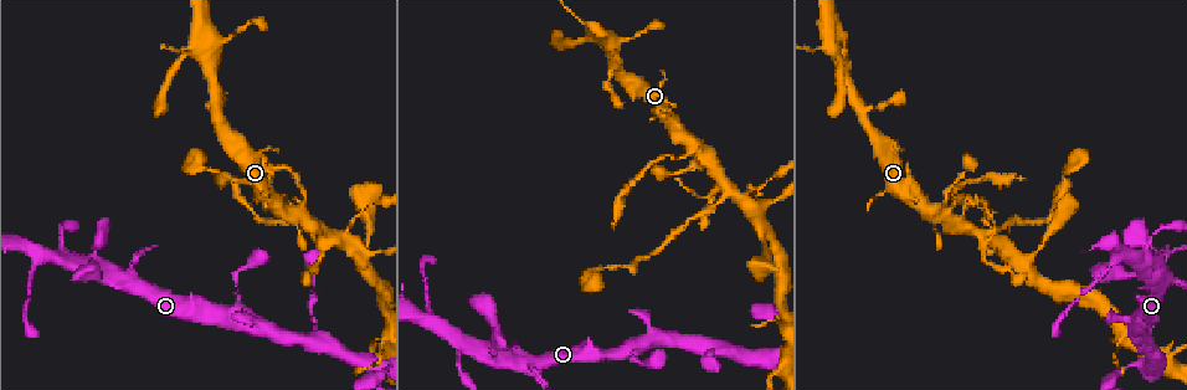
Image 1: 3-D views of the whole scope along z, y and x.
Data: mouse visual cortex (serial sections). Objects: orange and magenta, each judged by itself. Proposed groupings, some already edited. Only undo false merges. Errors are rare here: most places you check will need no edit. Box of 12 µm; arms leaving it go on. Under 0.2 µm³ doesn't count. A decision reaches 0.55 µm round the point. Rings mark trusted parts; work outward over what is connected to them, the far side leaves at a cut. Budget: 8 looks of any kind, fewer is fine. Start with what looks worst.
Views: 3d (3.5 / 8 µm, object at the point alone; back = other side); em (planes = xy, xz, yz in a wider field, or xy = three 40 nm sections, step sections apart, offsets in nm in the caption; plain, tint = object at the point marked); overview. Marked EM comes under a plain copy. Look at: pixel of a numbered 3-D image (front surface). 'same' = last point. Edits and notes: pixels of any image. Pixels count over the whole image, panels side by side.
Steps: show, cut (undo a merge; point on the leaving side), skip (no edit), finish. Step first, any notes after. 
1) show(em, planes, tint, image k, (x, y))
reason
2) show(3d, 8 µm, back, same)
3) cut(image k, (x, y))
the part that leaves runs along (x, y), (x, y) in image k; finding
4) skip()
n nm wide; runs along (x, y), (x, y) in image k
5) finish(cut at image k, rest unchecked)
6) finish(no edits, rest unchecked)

show(3d, 3.5 µm, image 1, (139, 284))
four-way junction

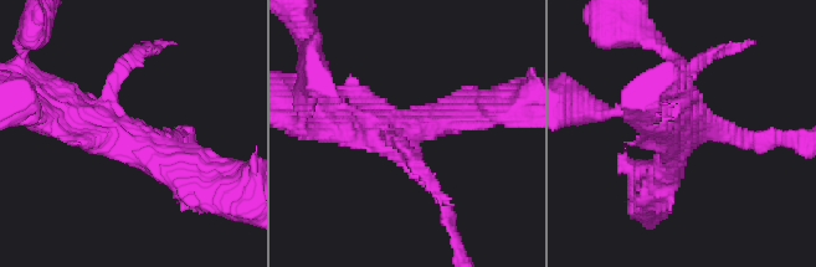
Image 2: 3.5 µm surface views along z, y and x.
show(em, xy, step 1, tint, image 2, (696, 132))
need the tissue

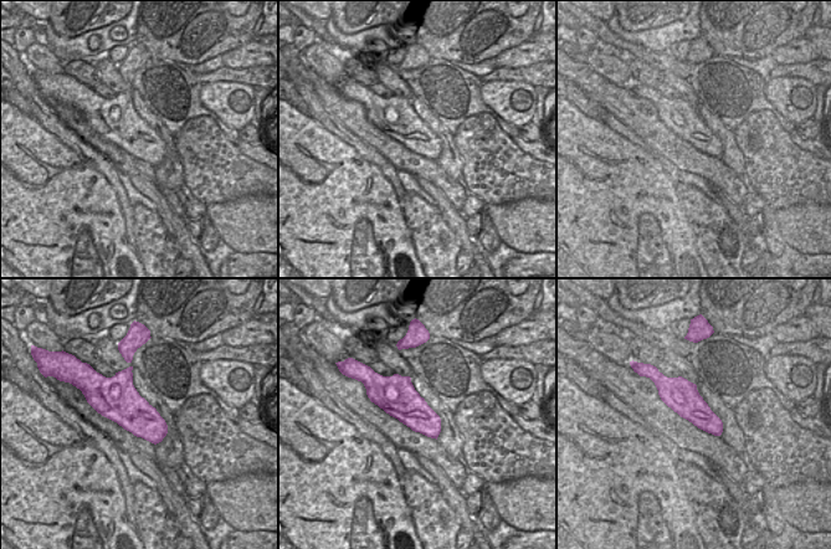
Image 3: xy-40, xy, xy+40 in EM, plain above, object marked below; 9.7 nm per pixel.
skip()
runs along (657, 186), (698, 129), (753, 145) in image 2; continuous, no second cell

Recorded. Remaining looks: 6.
show(3d, 3.5 µm, image 1, (331, 236))
four or more arms meet

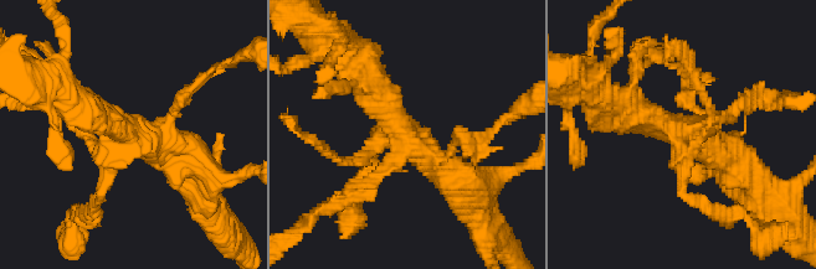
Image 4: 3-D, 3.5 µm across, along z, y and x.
show(em, xy, step 2, tint, image 4, (409, 141))
now the EM

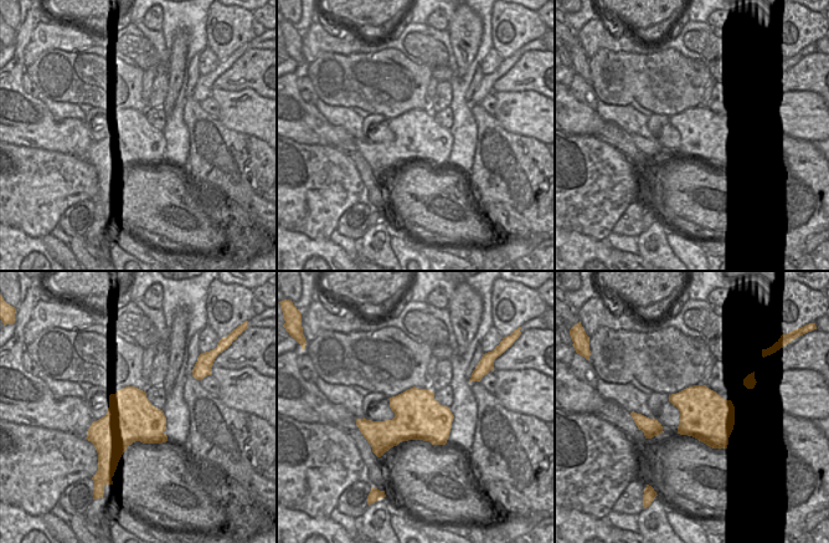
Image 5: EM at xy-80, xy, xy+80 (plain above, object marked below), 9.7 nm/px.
skip()
runs along (370, 78), (385, 113), (465, 196) in image 4; continuous, no second cell

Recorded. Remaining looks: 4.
show(3d, 3.5 µm, back, image 1, (838, 54))
thin arm on a thick one

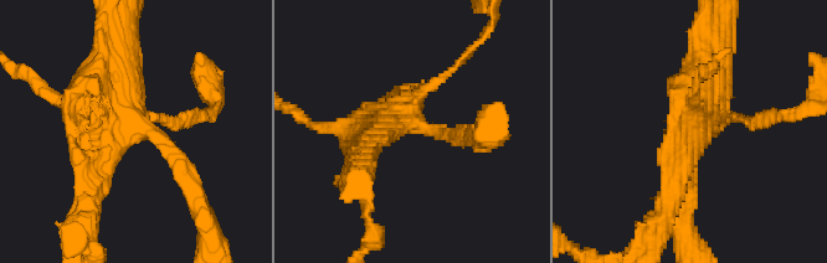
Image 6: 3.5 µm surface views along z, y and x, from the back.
show(em, xy, step 2, tint, image 6, (698, 132))
now the EM

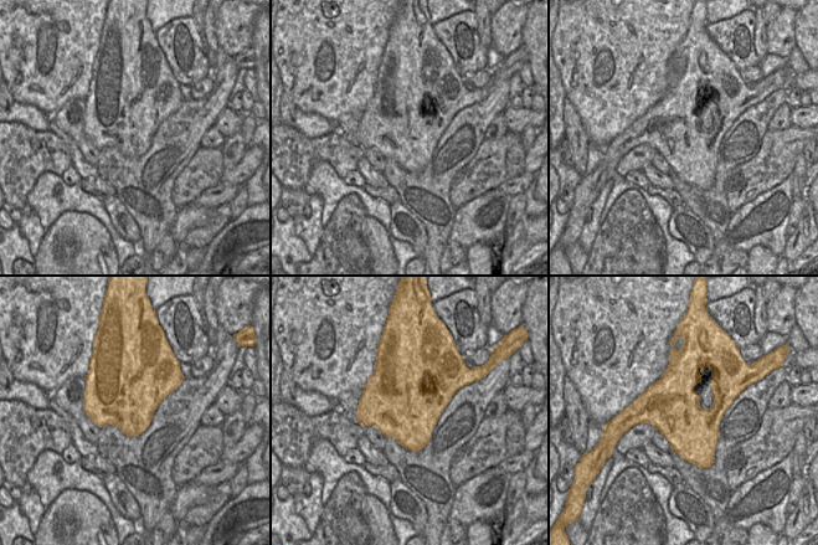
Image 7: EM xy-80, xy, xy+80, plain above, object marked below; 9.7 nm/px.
skip()
runs along (667, 200), (705, 115), (718, 47) in image 6; continuous, no second cell

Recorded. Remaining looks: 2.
finish(no edits, rest unchecked)

